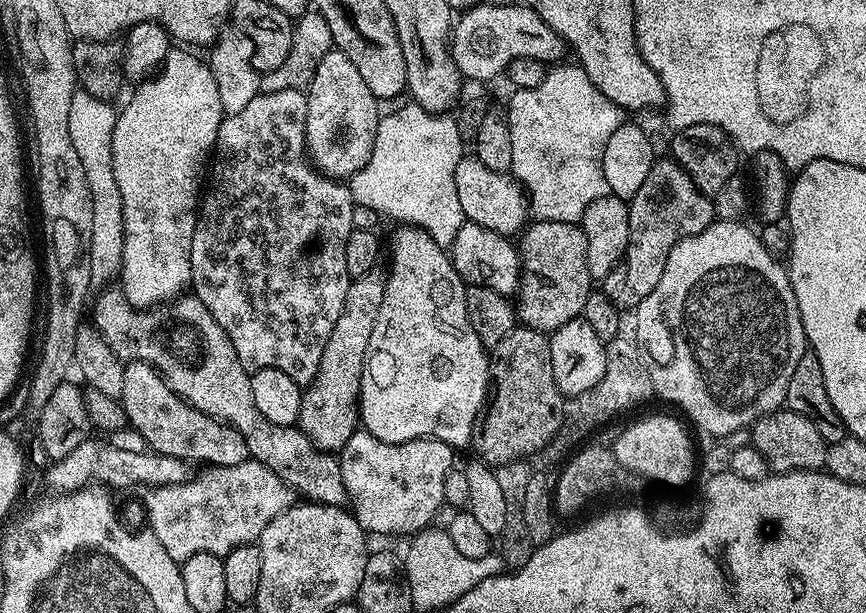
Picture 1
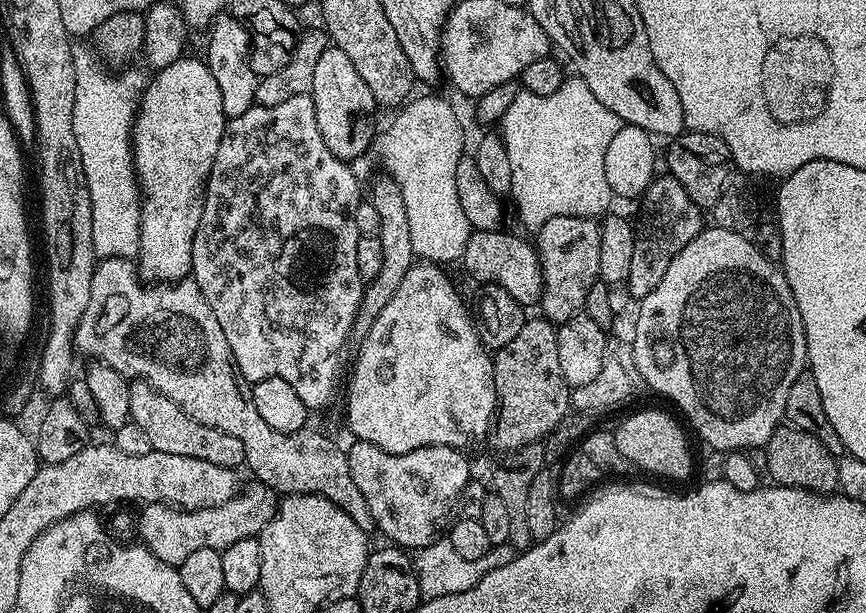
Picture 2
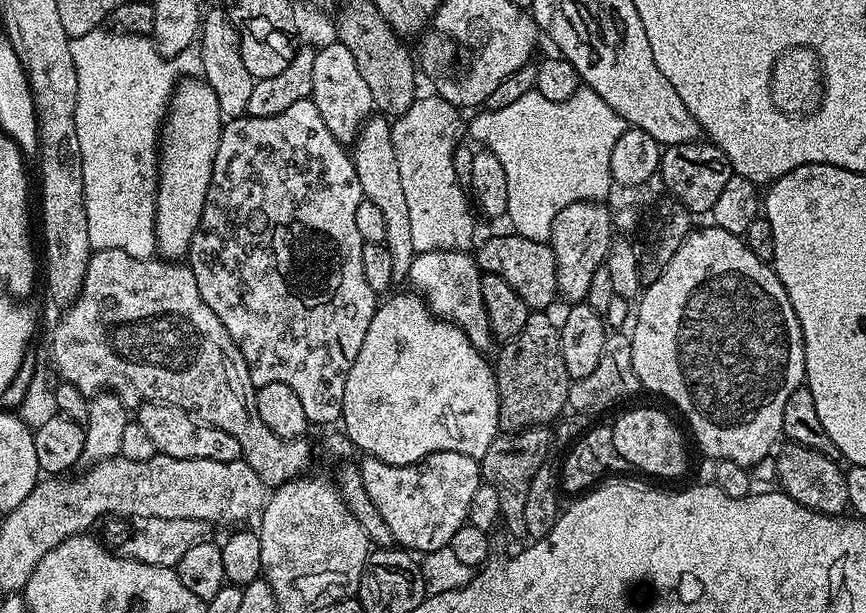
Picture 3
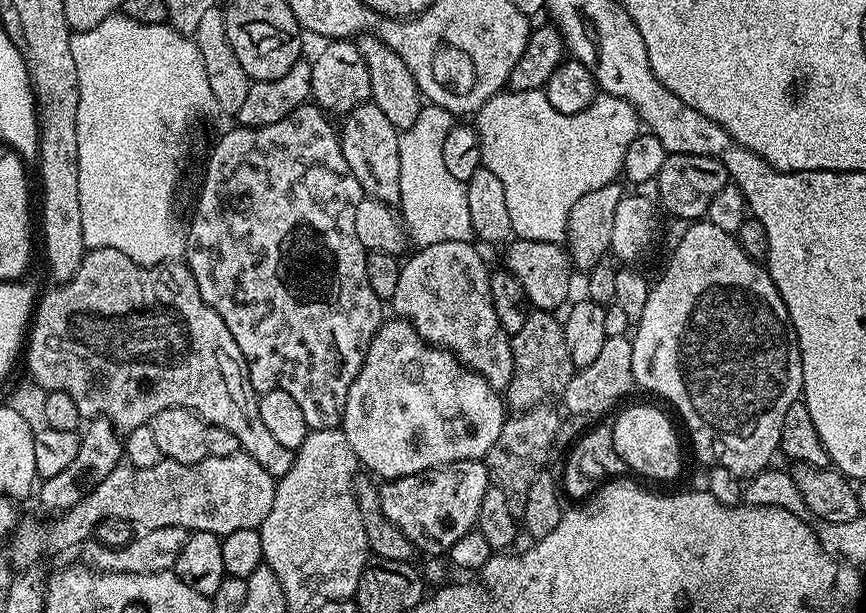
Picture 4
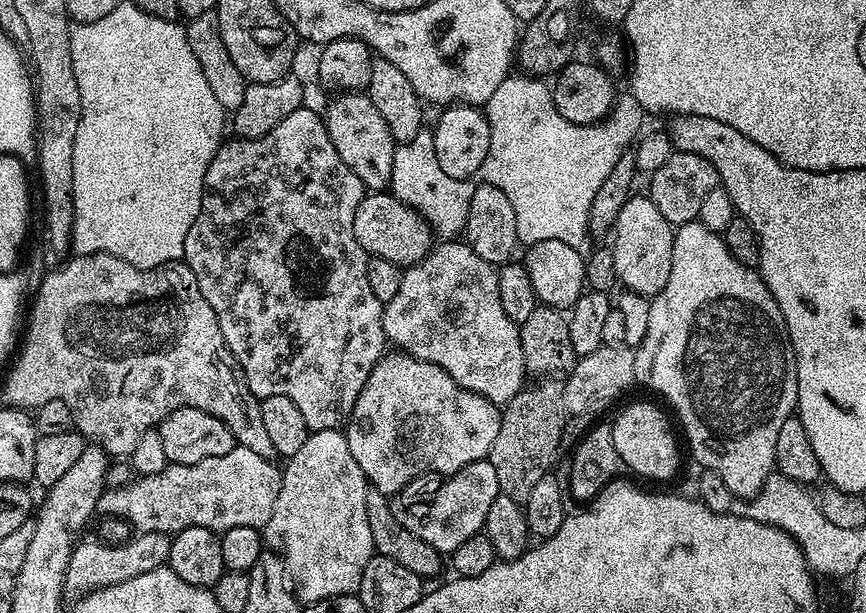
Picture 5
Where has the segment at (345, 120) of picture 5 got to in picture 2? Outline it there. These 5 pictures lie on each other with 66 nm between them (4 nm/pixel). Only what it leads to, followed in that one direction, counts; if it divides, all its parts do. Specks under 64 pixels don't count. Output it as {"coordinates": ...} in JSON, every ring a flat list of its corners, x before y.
{"coordinates":[[380,174,380,177,372,184,372,196,370,202,374,210,378,210,378,233,382,242,382,267,378,269,376,277,367,281,362,294,360,309,356,315,356,327,354,329,357,337,363,338,374,326,382,306,390,302,390,298,398,291,398,285,402,278,406,276,406,270,414,263,414,253,412,250,412,239,410,238,410,220,406,218,406,206,402,202,402,192,398,190,398,182,387,174]]}

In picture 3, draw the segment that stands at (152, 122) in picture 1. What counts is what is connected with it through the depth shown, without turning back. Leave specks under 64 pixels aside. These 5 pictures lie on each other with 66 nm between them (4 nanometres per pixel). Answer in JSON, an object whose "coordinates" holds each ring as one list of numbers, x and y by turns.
{"coordinates":[[203,78,181,79,162,125,162,147,158,152,156,251,165,261,176,262,188,255,202,218,202,206,206,206,214,154,218,154,225,123,218,110,218,97]]}

